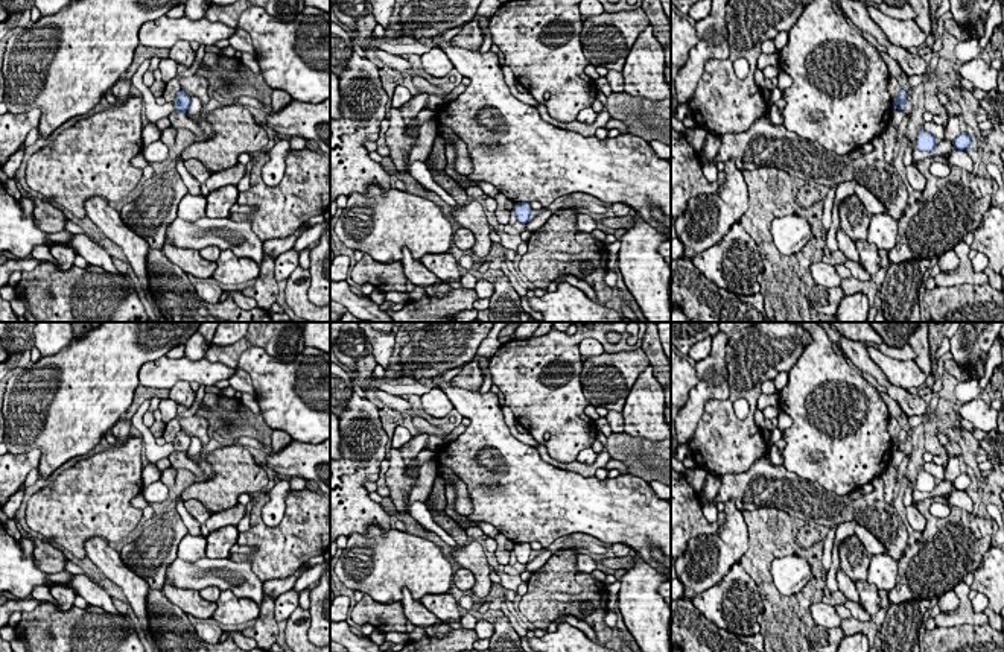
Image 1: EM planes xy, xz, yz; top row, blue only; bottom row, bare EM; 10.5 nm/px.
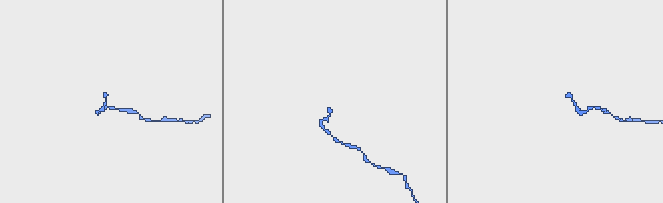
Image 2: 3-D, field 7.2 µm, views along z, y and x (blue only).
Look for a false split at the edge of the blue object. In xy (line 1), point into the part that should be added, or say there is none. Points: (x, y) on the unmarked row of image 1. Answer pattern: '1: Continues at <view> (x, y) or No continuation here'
1: No continuation here

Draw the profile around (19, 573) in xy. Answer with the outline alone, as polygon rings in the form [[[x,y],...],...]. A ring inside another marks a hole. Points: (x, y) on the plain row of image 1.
[[[0,523],[0,591],[9,591],[15,599],[27,599],[38,585],[53,587],[47,573],[35,564],[33,555],[26,555],[3,523]]]

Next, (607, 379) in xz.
[[[642,348],[634,351],[604,351],[583,359],[580,381],[583,394],[595,407],[622,412],[627,397],[639,374],[650,366]]]

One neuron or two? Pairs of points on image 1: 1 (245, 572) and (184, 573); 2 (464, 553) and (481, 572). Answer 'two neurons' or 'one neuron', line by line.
1: one neuron
2: one neuron

